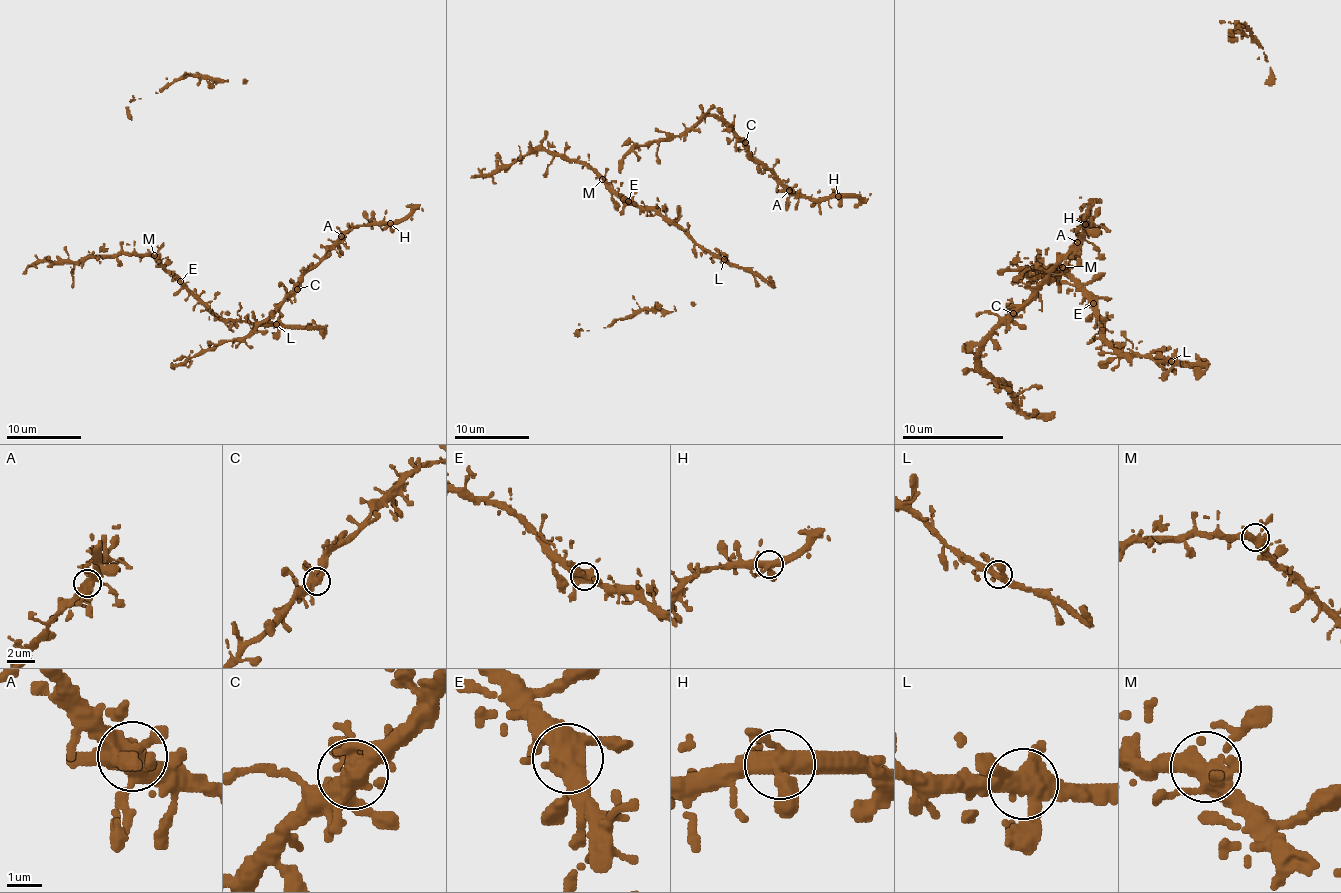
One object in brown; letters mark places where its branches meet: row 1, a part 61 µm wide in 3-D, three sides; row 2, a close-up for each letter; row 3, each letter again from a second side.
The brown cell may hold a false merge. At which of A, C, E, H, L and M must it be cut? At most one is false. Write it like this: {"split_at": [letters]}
{"split_at": []}

